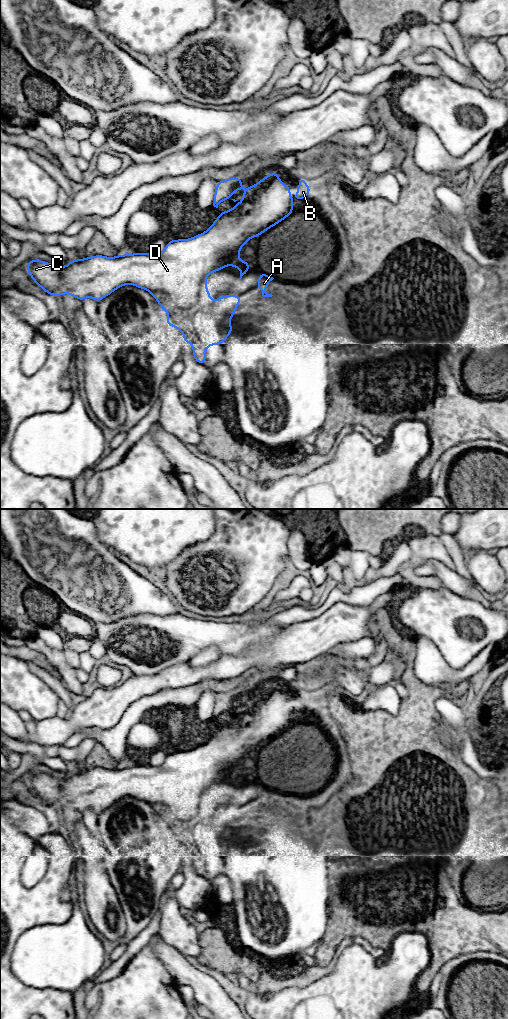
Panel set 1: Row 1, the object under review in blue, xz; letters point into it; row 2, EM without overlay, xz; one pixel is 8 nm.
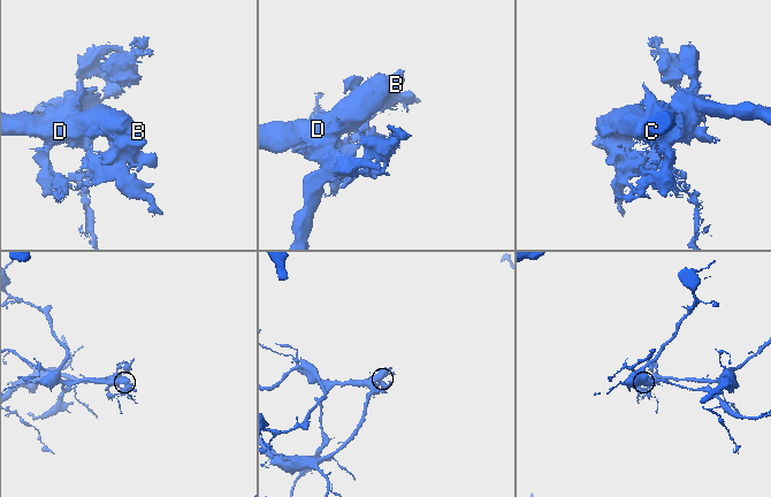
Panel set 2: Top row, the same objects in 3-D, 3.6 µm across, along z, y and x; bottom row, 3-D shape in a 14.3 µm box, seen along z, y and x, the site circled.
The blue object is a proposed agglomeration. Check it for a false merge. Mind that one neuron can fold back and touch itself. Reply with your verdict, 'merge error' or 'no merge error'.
merge error

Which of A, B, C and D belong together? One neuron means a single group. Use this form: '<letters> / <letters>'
A B / C D

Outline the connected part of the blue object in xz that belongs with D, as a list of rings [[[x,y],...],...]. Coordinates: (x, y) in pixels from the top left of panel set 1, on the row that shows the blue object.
[[[277,172],[268,174],[245,190],[242,202],[239,202],[231,210],[221,212],[208,230],[190,239],[168,240],[164,251],[158,255],[154,255],[149,251],[143,254],[136,252],[130,255],[119,254],[116,257],[94,255],[85,259],[71,260],[64,267],[34,258],[25,267],[34,282],[46,293],[55,297],[68,293],[81,302],[87,297],[91,297],[99,303],[116,289],[131,284],[149,292],[160,290],[168,294],[180,308],[190,308],[197,301],[203,278],[213,272],[221,271],[225,266],[233,265],[239,260],[240,249],[251,239],[254,233],[260,236],[294,212],[295,209],[292,208],[293,200],[289,196],[291,188],[292,186],[286,186],[282,183]]]

